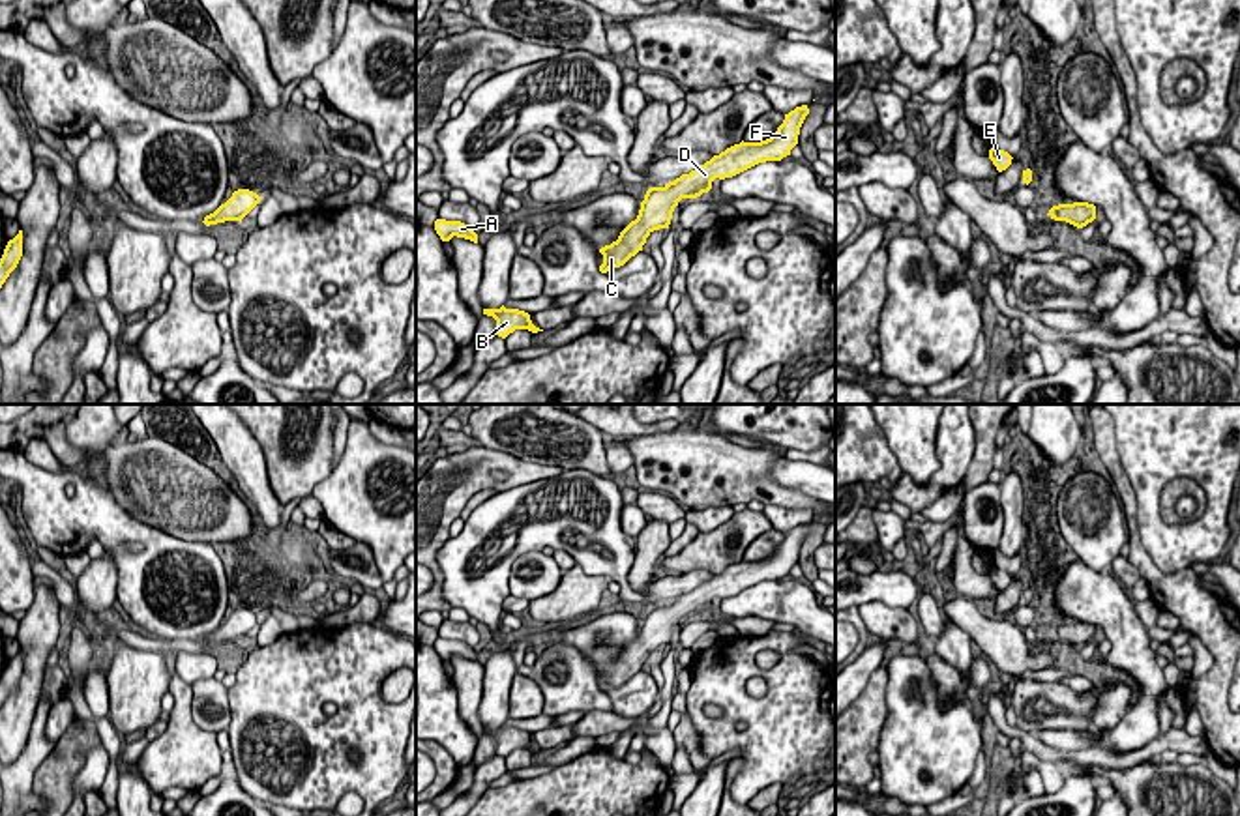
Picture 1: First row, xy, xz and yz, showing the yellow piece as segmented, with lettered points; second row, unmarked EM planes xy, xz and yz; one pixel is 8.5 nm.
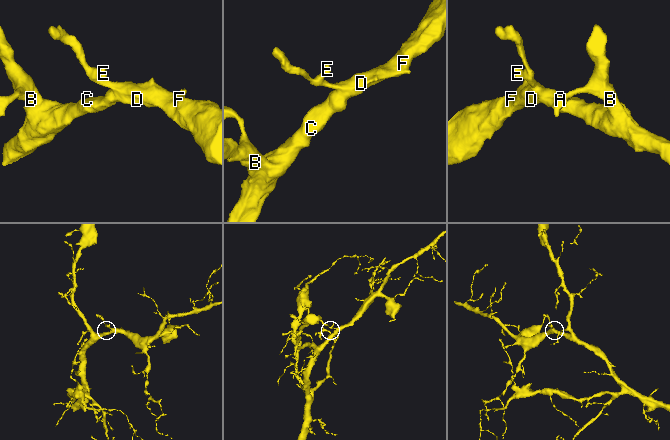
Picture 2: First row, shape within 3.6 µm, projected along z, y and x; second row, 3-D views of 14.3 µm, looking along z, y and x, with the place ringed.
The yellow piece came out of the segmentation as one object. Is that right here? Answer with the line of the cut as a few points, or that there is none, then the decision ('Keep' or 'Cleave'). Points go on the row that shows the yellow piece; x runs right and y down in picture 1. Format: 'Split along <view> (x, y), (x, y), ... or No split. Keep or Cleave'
No split. Keep

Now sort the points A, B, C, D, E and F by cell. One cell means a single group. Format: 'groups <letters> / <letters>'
groups A B C D E F

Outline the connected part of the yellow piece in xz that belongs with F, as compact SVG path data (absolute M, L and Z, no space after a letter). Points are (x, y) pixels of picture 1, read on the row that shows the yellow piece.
M807 105L796 107L785 114L777 131L760 142L740 142L719 155L714 155L704 165L689 174L682 174L663 187L650 187L641 202L635 221L631 221L616 241L599 249L603 255L601 273L624 266L631 256L642 251L646 238L659 228L669 228L672 211L682 198L697 198L712 189L716 178L732 178L759 163L781 161L790 155L798 144L800 127L809 114Z

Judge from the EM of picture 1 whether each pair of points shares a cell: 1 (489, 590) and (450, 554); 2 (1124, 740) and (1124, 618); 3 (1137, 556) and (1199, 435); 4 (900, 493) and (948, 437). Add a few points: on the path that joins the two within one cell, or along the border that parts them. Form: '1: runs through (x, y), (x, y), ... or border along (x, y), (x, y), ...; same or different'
1: runs through (476, 590), (454, 568); same
2: runs through (1145, 710), (1147, 672), (1130, 648); same
3: border along (1136, 502), (1139, 543), (1164, 571), (1177, 573); different
4: runs through (920, 493), (928, 493), (948, 472), (948, 457); same

